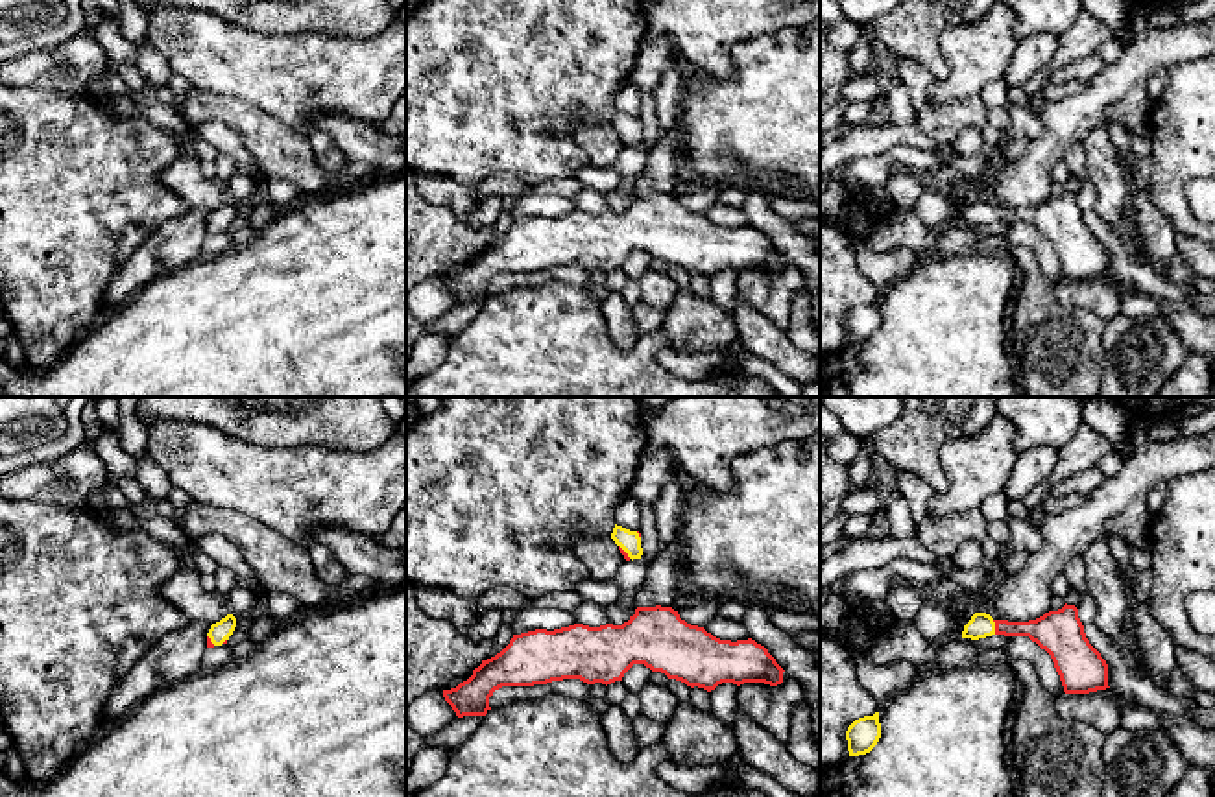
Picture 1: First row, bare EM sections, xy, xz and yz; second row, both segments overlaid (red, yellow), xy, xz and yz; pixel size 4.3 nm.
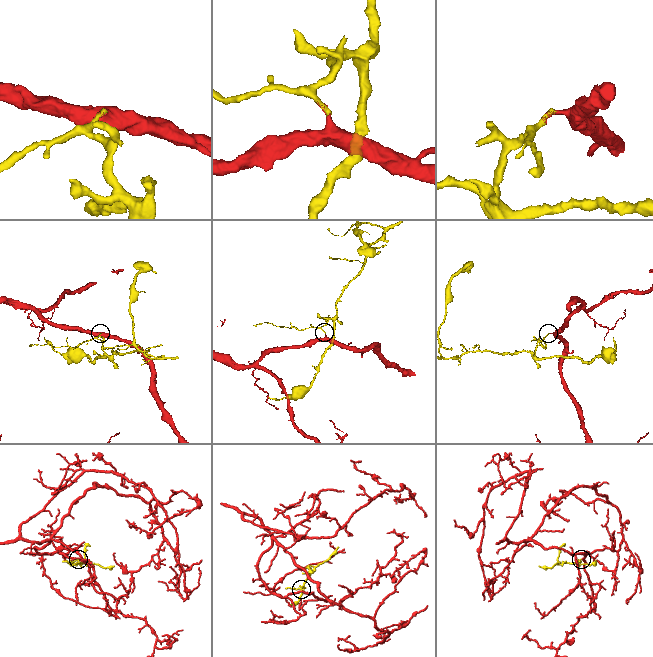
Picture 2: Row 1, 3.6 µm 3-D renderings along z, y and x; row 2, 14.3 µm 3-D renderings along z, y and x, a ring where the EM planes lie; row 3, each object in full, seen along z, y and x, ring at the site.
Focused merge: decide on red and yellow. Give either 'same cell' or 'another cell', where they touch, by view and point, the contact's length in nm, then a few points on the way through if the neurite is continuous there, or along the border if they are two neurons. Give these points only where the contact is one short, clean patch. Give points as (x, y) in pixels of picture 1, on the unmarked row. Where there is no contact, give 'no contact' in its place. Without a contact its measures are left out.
another cell | yz (996, 214) | 70 nm | along yz (992, 207), (996, 220)

